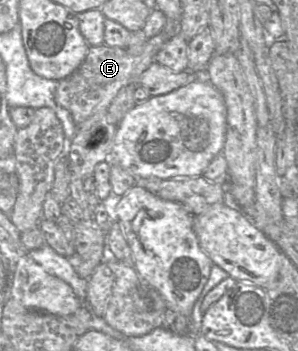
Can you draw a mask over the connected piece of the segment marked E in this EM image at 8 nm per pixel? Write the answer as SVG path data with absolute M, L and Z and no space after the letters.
M167 21L164 30L148 39L140 53L128 53L126 49L106 44L90 46L81 65L70 76L58 81L56 103L70 112L76 124L97 113L107 111L123 87L137 85L141 74L155 62L156 55L164 44L177 34L179 34L179 21Z

